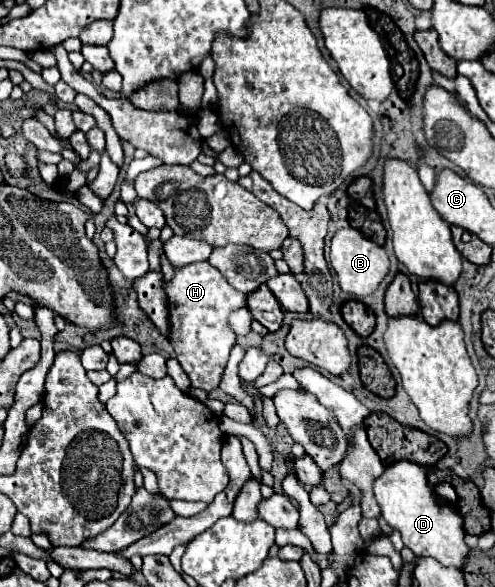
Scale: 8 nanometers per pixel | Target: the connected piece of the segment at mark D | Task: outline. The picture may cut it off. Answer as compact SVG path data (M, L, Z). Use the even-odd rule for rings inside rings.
M398 461L386 467L386 473L374 481L374 495L382 509L382 517L400 531L404 545L410 547L416 557L434 557L446 567L466 567L470 547L466 545L462 515L456 513L454 505L444 503L434 495L426 467L412 461Z

